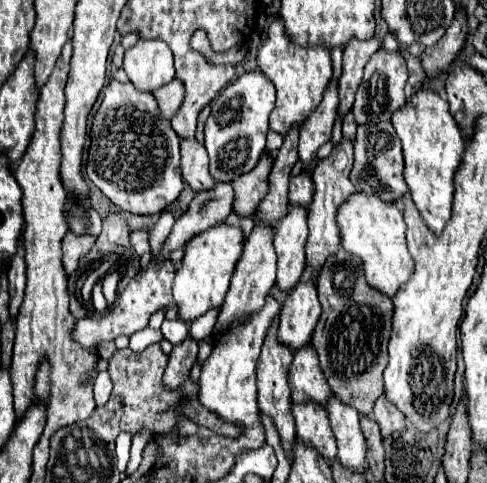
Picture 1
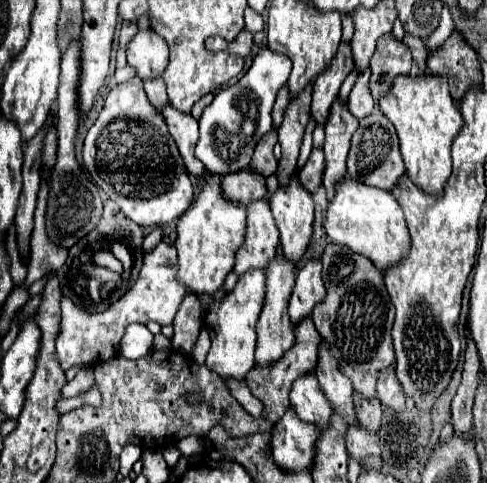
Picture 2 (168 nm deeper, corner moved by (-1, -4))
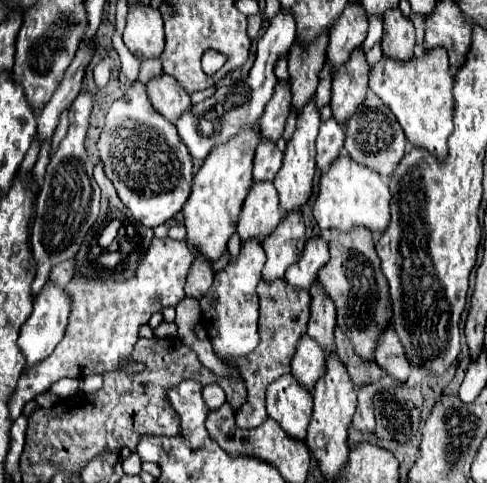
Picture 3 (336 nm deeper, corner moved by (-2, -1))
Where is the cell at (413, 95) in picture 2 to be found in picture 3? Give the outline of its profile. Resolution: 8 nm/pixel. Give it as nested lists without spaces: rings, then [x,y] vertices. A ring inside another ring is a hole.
[[[440,47],[434,51],[426,51],[424,57],[406,63],[382,57],[382,61],[376,63],[370,71],[370,89],[394,113],[406,133],[408,143],[432,153],[436,159],[448,157],[448,137],[454,127],[452,83],[454,77],[450,73],[448,55]]]

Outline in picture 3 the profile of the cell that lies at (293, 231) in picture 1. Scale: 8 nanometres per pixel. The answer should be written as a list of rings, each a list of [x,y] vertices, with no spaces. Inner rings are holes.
[[[312,101],[310,105],[306,105],[306,109],[302,109],[302,113],[298,117],[296,133],[290,139],[290,143],[286,145],[282,169],[274,177],[274,187],[276,187],[278,195],[280,195],[280,209],[282,209],[284,215],[294,213],[294,211],[302,211],[302,205],[306,205],[306,201],[312,195],[312,179],[314,179],[314,173],[316,173],[314,139],[318,135],[318,125],[320,125],[320,111],[316,109],[316,103]]]

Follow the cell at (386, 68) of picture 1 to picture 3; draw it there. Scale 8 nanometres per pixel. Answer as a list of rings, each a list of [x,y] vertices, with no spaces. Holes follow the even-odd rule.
[[[390,9],[384,17],[382,55],[396,61],[410,61],[414,57],[414,27],[402,17],[400,9]]]

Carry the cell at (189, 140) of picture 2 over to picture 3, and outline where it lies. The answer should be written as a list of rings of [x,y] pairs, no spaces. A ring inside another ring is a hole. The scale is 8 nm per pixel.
[[[166,73],[158,77],[158,81],[150,81],[150,85],[146,85],[146,91],[152,107],[170,123],[176,123],[190,109],[190,97],[182,93],[174,77]]]

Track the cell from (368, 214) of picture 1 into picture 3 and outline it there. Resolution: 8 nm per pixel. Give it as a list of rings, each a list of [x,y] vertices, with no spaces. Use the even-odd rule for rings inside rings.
[[[338,157],[334,165],[330,165],[330,169],[320,177],[320,191],[314,203],[314,217],[320,229],[336,229],[340,233],[348,233],[356,227],[366,227],[374,235],[382,235],[390,225],[388,183],[364,165],[358,165],[348,157]]]

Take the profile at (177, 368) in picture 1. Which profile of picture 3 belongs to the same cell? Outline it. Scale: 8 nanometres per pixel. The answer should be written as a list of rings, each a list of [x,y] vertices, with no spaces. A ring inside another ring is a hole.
[[[198,257],[194,259],[194,265],[190,267],[190,273],[188,273],[188,281],[186,281],[186,297],[194,297],[194,299],[202,299],[210,285],[214,281],[214,275],[212,275],[212,265],[206,265],[206,261],[198,261]]]

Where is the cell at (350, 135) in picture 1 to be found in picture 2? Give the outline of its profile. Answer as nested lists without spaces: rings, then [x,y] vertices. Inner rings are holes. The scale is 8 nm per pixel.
[[[369,68],[365,72],[361,72],[361,76],[357,78],[357,82],[355,82],[355,86],[353,86],[351,94],[349,94],[349,110],[359,120],[365,118],[367,114],[371,114],[373,108],[375,108],[375,100],[373,100],[371,92],[369,92],[369,76],[371,76]]]

